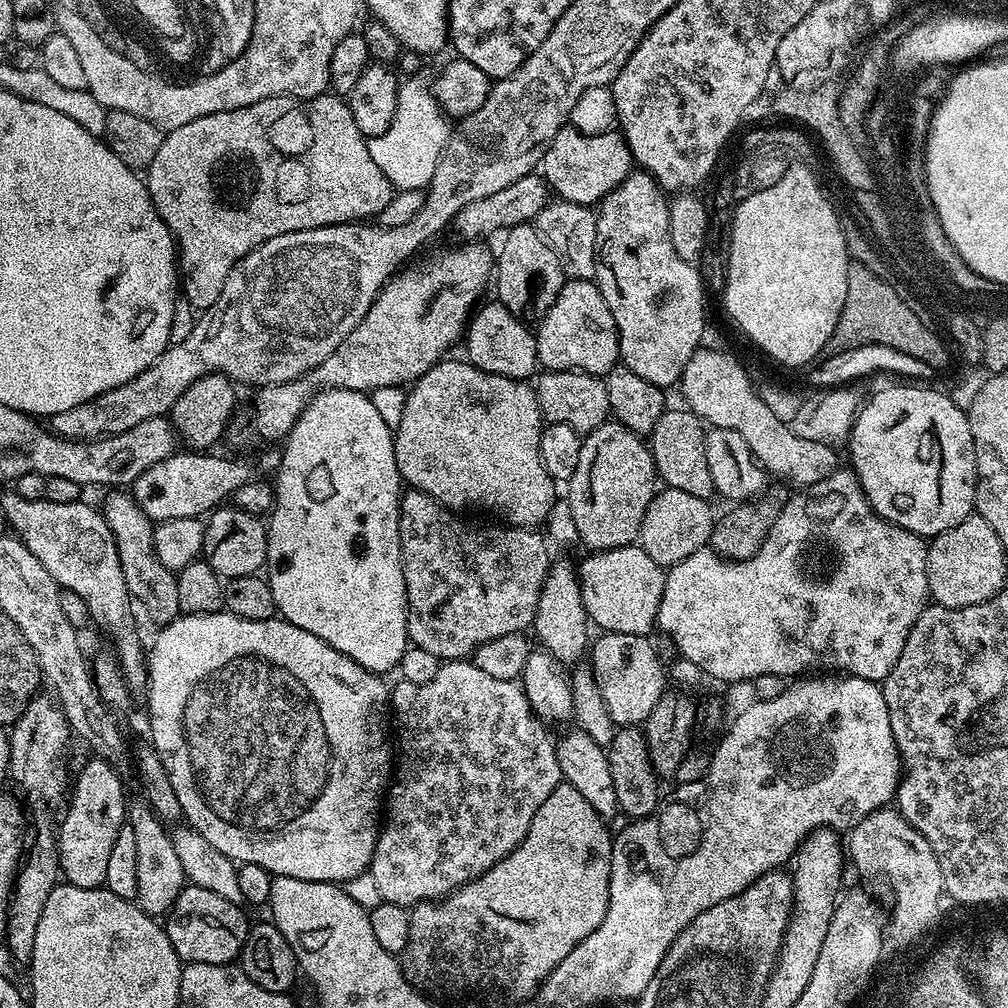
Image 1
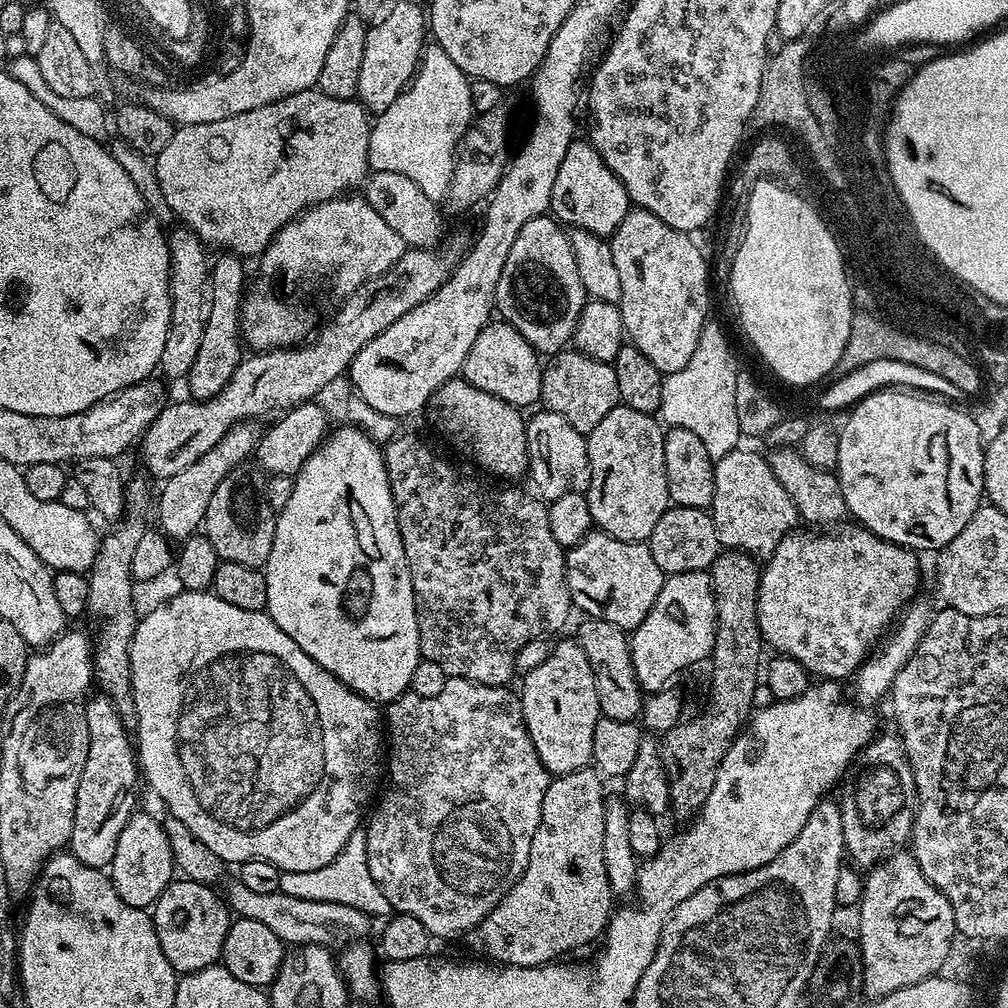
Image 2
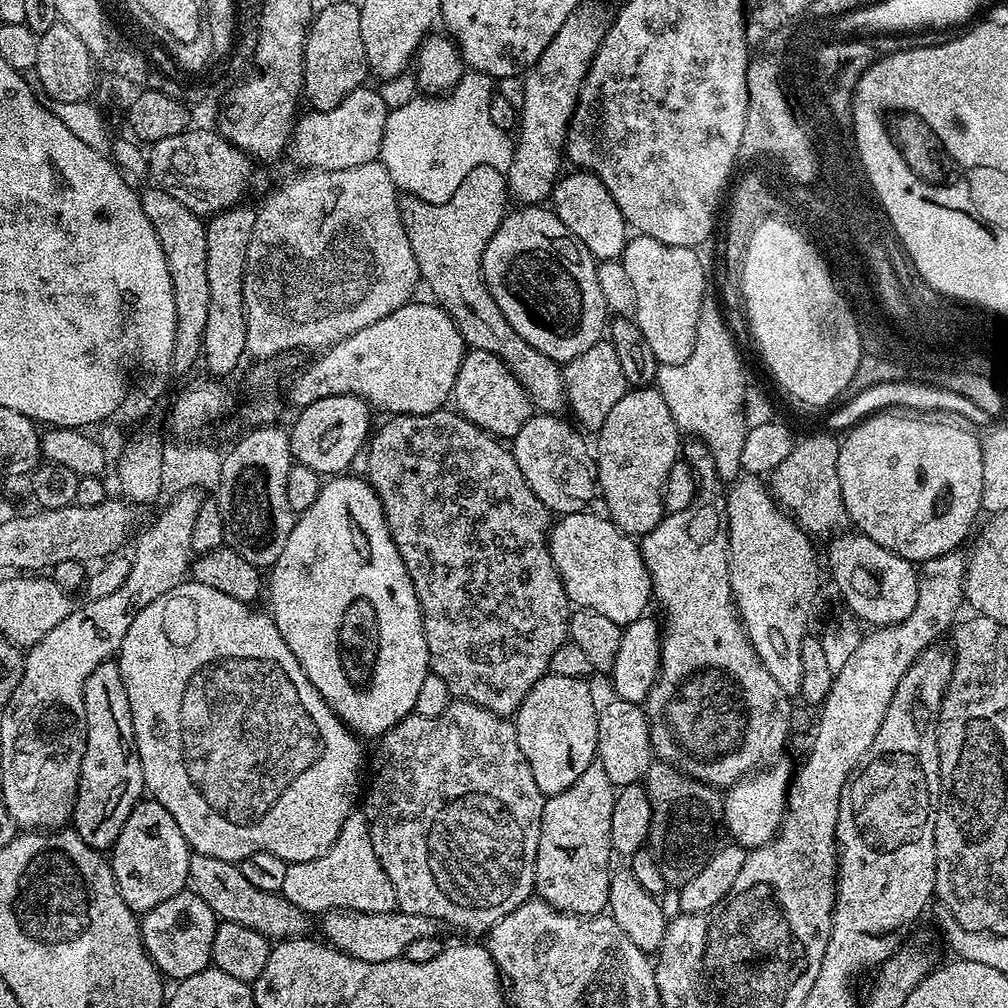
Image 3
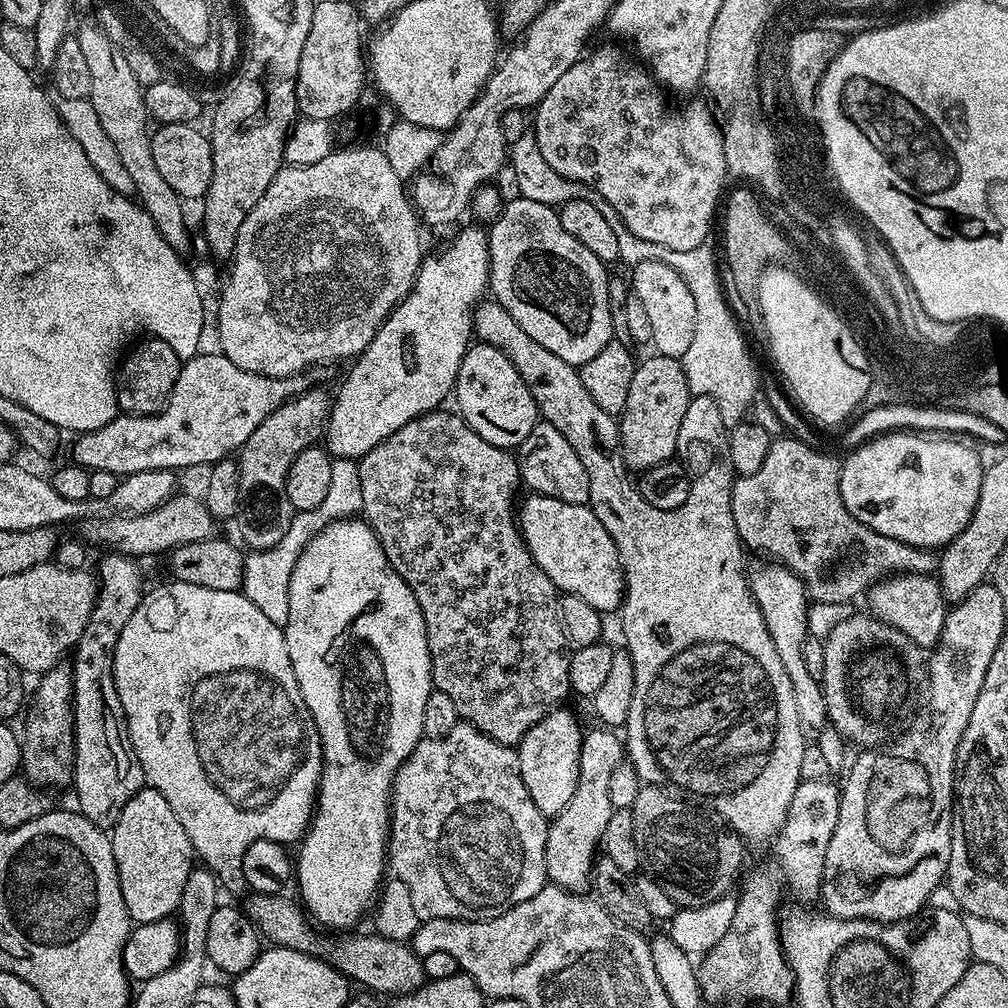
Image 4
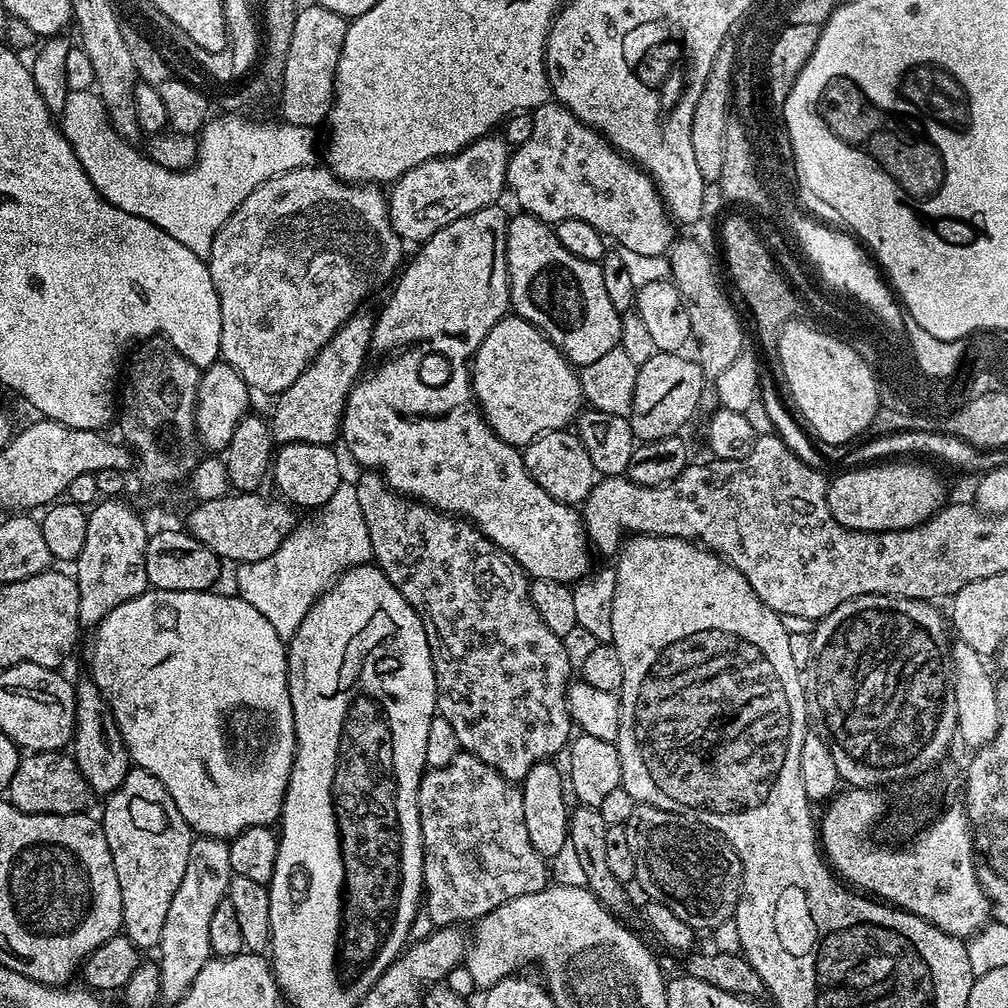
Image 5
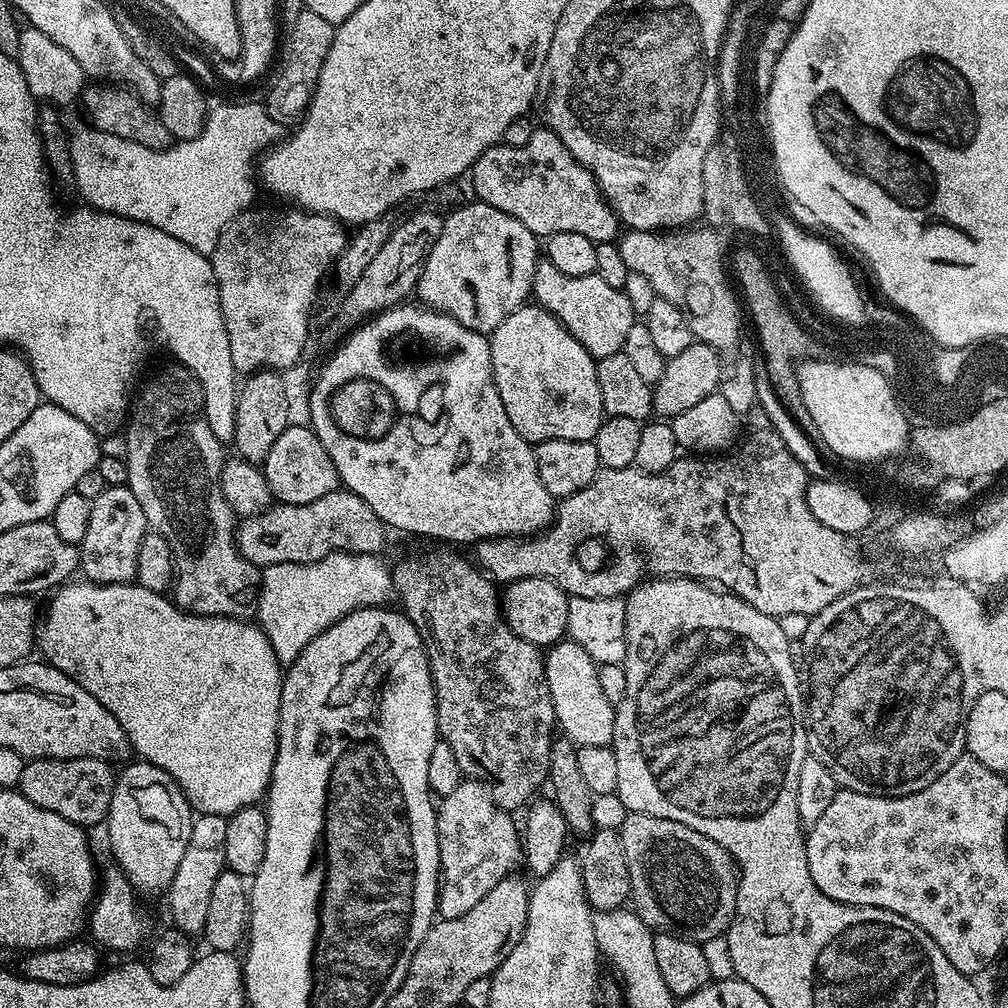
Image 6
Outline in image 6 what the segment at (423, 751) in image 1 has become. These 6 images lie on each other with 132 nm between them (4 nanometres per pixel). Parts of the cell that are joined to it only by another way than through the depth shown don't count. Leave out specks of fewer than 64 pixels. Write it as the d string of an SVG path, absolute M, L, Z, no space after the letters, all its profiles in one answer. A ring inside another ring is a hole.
M471 778L461 779L458 790L439 801L436 809L440 851L439 919L449 920L466 914L476 903L482 902L498 882L521 867L522 832L512 819L496 805L487 787Z

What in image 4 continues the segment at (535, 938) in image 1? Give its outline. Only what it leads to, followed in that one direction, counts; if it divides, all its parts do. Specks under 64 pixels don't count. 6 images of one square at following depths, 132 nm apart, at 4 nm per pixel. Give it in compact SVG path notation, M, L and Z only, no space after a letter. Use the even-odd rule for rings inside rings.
M595 726L584 732L578 758L579 782L574 786L574 798L566 802L566 810L551 817L546 834L546 874L557 888L577 894L588 888L593 879L593 863L597 859L600 839L614 811L610 802L610 777L626 756L624 741L613 729Z

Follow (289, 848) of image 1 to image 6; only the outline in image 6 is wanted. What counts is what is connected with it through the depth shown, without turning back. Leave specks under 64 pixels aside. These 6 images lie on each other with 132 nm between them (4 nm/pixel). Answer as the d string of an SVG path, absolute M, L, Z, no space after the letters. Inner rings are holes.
M77 582L65 583L51 593L52 601L48 604L48 613L46 613L45 616L43 613L42 623L38 628L38 652L40 648L41 654L44 655L41 657L43 657L47 663L51 664L53 668L57 668L62 674L66 674L74 682L78 682L78 686L82 686L82 690L94 694L94 698L98 698L98 702L102 702L102 706L106 706L106 710L110 710L110 714L114 714L114 718L118 718L122 730L126 730L126 738L132 744L133 753L135 753L143 763L153 764L162 770L166 770L166 774L170 774L170 778L174 778L174 782L178 782L182 794L188 799L189 805L191 805L197 813L227 818L233 816L238 810L259 805L261 801L265 799L268 783L272 780L272 771L274 770L276 739L278 738L278 726L280 725L280 685L282 683L282 665L280 661L277 660L274 650L270 646L270 642L266 638L264 631L262 631L255 623L249 622L247 619L235 620L232 616L195 616L193 612L185 612L183 608L178 607L167 595L155 592L154 590L146 590L139 582L133 582L130 584L76 583Z

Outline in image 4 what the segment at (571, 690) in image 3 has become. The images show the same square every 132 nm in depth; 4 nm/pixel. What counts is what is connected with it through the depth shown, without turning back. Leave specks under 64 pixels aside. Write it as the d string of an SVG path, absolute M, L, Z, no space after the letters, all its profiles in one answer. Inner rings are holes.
M567 707L555 708L553 712L547 712L540 721L533 726L520 740L518 745L518 762L520 763L520 773L522 782L530 790L530 798L534 798L534 806L543 816L549 818L557 816L562 810L566 810L566 802L574 798L574 786L580 781L578 778L578 758L582 750L584 732L580 724L576 721L576 716L572 712L567 712Z

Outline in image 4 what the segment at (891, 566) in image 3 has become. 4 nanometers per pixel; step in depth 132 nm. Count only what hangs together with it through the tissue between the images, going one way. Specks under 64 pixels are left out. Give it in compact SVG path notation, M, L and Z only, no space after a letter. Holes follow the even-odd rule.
M916 573L894 574L873 584L866 594L871 615L876 616L884 624L902 630L915 644L922 648L935 647L945 625L948 604L940 589L939 581L931 575Z

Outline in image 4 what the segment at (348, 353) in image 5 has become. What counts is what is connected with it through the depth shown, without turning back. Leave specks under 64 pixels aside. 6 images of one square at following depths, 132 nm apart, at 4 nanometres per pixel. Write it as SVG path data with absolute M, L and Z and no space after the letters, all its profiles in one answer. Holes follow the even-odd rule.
M319 386L309 388L301 396L278 406L278 410L270 413L266 422L262 422L262 426L258 426L258 430L254 430L238 450L236 516L240 520L240 536L244 539L245 549L257 552L278 546L278 542L282 542L282 534L290 530L294 509L290 506L290 498L286 498L286 474L290 470L290 462L323 437L332 402L333 397L329 393L327 396Z

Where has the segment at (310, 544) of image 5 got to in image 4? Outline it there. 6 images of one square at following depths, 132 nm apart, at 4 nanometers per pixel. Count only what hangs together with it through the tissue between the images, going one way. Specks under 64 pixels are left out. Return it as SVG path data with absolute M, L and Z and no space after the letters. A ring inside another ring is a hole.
M344 462L332 463L330 466L332 485L339 485L340 480L349 476L351 477L352 488L340 492L333 487L326 493L326 498L322 498L322 506L314 506L314 510L296 512L293 515L290 530L286 530L286 534L282 534L282 542L278 542L278 546L270 546L266 550L258 550L257 552L249 551L245 555L244 569L242 570L244 597L250 602L254 602L254 606L258 606L258 610L262 610L262 614L266 614L266 618L270 618L270 622L281 626L286 622L288 617L288 583L290 582L290 574L294 574L294 566L298 562L302 550L326 525L333 524L335 520L347 520L355 517L361 511L362 478L356 476L359 469L360 465L356 462L349 464Z

